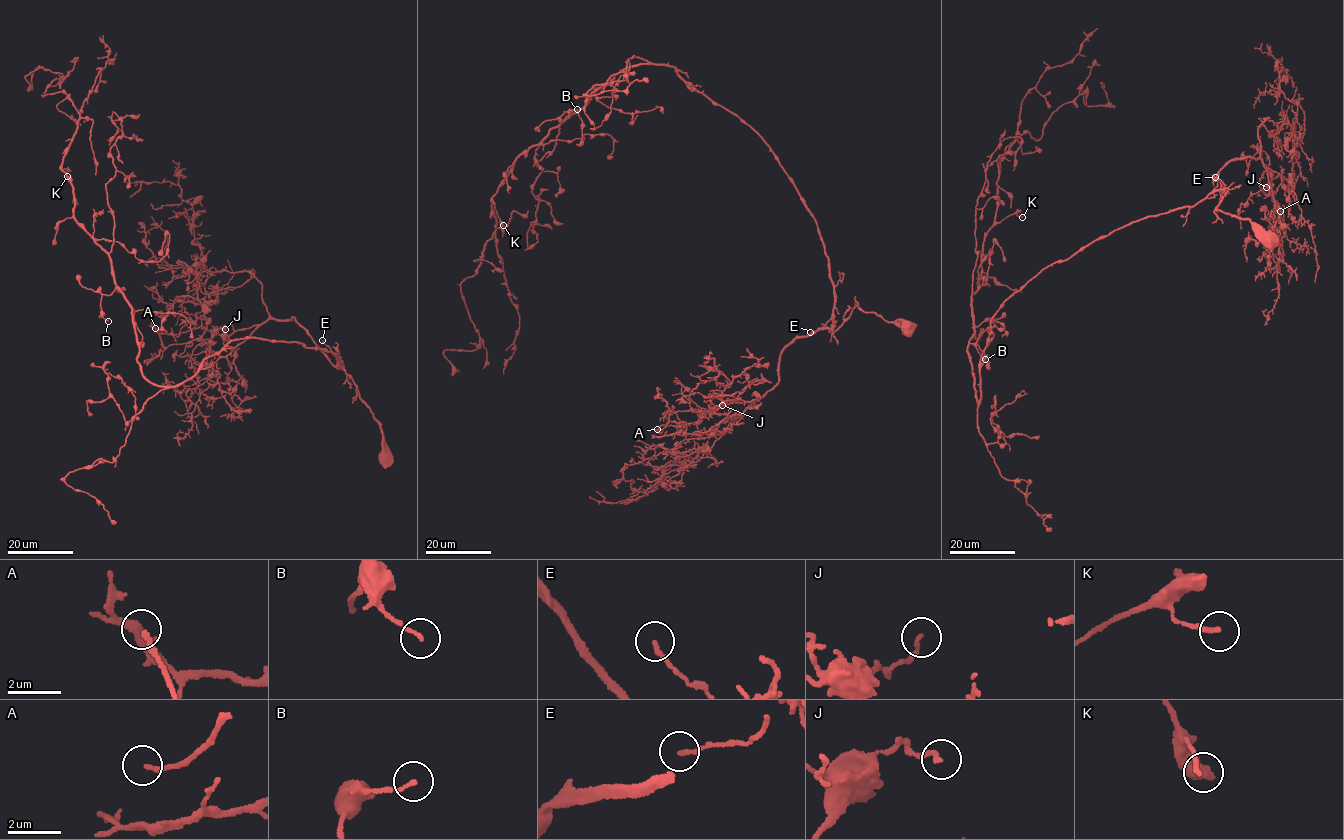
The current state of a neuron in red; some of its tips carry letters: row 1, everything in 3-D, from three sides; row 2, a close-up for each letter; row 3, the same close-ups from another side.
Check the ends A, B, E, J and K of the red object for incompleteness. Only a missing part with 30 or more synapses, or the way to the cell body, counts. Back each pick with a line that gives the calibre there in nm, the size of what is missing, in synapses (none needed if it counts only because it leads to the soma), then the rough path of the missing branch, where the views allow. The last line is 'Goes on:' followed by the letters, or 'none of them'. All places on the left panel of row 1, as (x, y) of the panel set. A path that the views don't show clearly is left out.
A: calibre 190 nm; 50 synapses; course (155, 328), (148, 318), (135, 318), (130, 330), (124, 321), (118, 319)
Goes on: A

